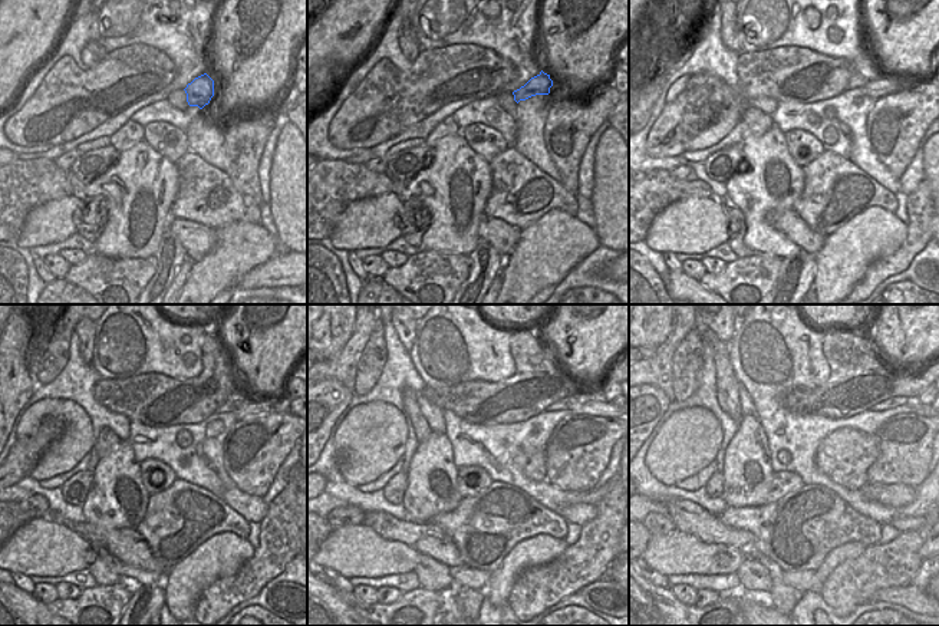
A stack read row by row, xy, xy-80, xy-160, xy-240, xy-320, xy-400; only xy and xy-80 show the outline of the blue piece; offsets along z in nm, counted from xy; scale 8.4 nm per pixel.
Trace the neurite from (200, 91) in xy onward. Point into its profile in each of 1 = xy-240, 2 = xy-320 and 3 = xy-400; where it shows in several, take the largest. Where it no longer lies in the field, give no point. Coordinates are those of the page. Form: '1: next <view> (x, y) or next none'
1: next xy-240 (256, 408)
2: next xy-320 (598, 408)
3: next xy-400 (921, 409)

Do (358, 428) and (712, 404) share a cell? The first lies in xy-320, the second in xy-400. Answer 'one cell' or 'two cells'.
two cells

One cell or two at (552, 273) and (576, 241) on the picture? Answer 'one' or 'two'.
one

